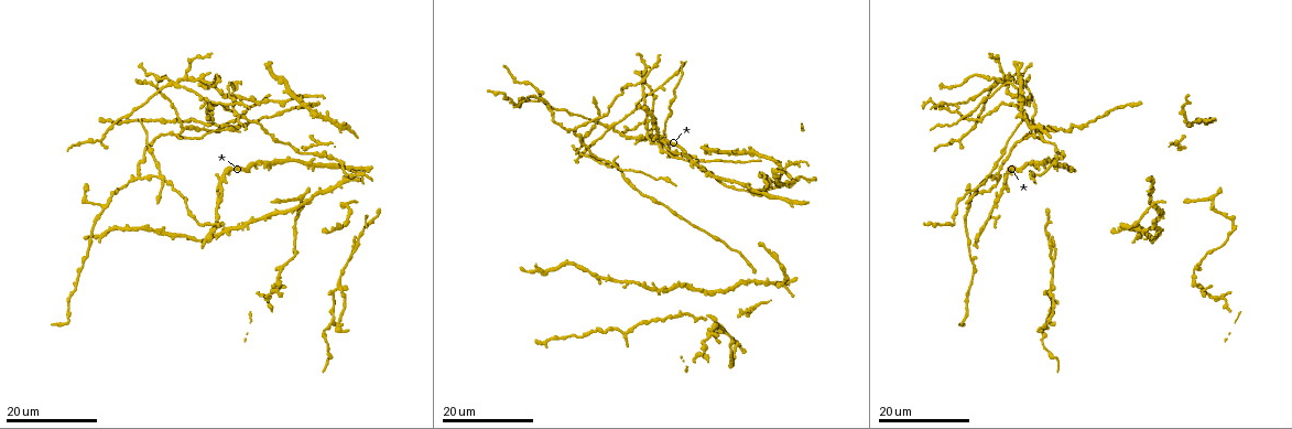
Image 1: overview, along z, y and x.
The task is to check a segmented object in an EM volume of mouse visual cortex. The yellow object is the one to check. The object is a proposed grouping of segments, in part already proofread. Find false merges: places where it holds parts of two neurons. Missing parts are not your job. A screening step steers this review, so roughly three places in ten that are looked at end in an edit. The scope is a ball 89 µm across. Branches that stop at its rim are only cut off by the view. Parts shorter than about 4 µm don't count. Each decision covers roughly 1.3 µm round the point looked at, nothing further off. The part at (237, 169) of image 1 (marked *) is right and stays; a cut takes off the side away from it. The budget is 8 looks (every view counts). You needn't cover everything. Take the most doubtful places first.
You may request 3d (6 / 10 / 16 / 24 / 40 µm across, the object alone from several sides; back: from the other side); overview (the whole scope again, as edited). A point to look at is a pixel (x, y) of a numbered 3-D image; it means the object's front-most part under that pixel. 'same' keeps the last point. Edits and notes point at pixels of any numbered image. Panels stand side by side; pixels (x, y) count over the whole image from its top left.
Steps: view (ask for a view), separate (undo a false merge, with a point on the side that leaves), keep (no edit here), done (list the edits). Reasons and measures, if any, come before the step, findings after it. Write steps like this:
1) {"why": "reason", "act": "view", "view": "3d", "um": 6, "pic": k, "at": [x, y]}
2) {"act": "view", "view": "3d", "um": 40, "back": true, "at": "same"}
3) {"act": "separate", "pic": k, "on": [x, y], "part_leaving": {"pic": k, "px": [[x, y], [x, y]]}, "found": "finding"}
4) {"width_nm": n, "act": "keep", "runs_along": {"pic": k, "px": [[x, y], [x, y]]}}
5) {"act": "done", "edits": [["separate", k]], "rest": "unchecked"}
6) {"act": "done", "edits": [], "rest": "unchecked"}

{"why": "thin arm on a thick one", "act": "view", "view": "3d", "um": 24, "pic": 1, "at": [1035, 136]}

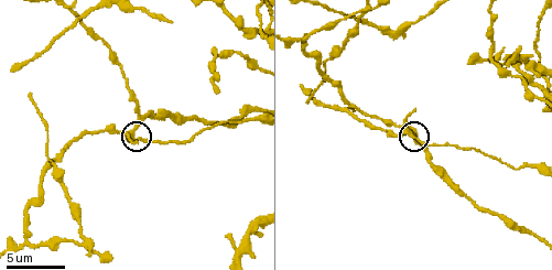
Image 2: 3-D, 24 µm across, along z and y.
{"act": "view", "view": "3d", "um": 10, "pic": 2, "at": [407, 135]}

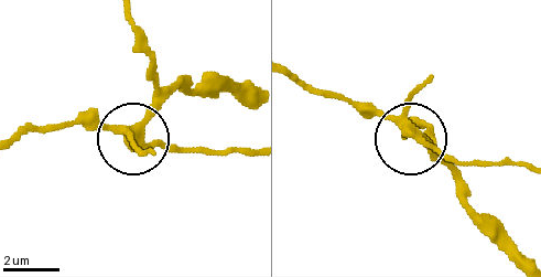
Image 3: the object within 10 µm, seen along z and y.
{"width_nm": 280, "act": "separate", "pic": 3, "on": [182, 151], "found": "a second neuron is stuck on"}

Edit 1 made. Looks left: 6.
{"why": "three-way junction", "act": "view", "view": "3d", "um": 24, "pic": 1, "at": [339, 287]}

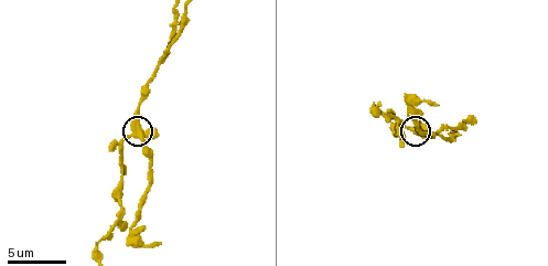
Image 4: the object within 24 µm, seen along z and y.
{"act": "view", "view": "3d", "um": 10, "pic": 4, "at": [135, 134]}

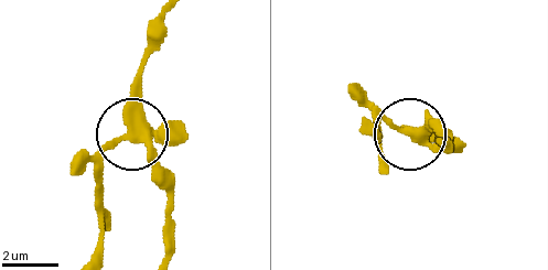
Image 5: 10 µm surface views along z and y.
{"act": "keep", "runs_along": {"pic": 5, "px": [[163, 15], [140, 79], [137, 137], [173, 184]]}, "found": "all the same neuron"}

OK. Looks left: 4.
{"why": "a fork", "act": "view", "view": "3d", "um": 10, "pic": 2, "at": [29, 244]}

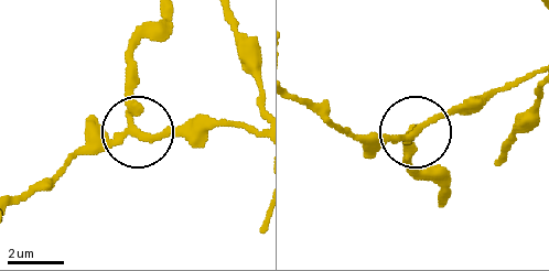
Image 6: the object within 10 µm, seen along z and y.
{"act": "keep", "runs_along": {"pic": 6, "px": [[443, 202], [437, 183], [408, 162], [408, 141], [484, 94]]}, "found": "all the same neuron"}

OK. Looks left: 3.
{"why": "four arms meet", "act": "view", "view": "3d", "um": 24, "pic": 1, "at": [234, 92]}

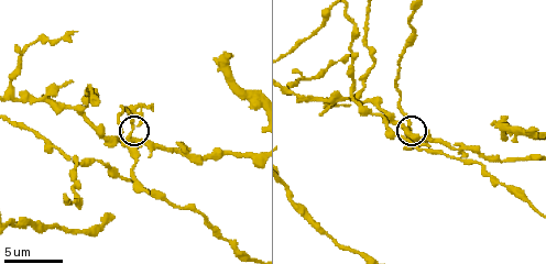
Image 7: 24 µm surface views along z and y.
{"act": "view", "view": "3d", "um": 10, "pic": 7, "at": [131, 136]}

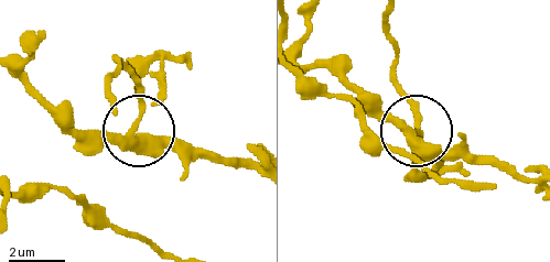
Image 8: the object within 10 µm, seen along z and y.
{"why": "closer look", "act": "view", "view": "3d", "um": 6, "pic": 8, "at": [411, 130]}

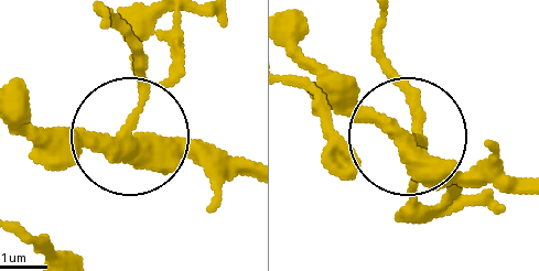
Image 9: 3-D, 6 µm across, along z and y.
{"side_arm_um": 28, "act": "separate", "pic": 9, "on": [176, 68], "part_leaving": {"pic": 9, "px": [[136, 108], [140, 53], [105, 18]]}, "found": "a second neuron is stuck on"}

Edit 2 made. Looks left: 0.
{"act": "done", "edits": [["separate", 3], ["separate", 9]], "rest": "unchecked"}

